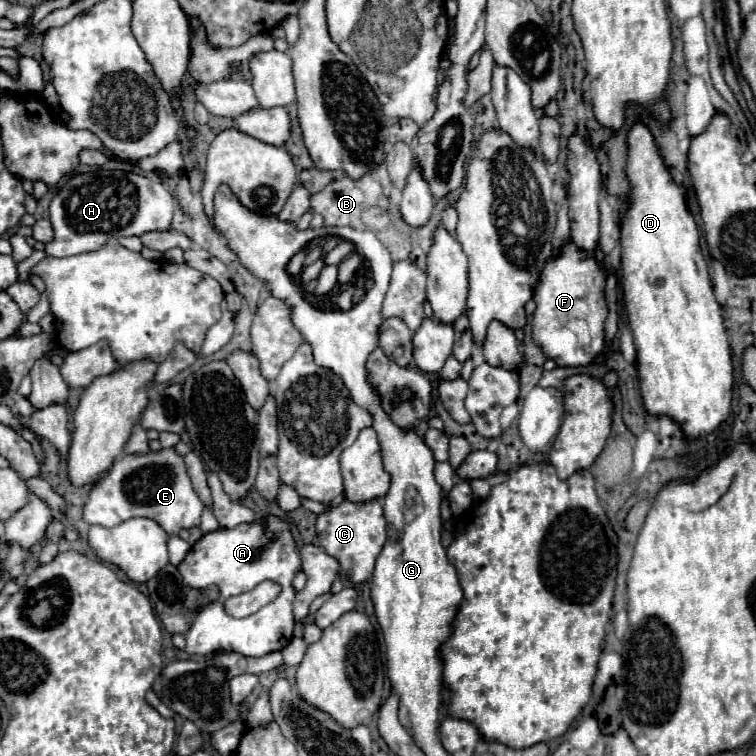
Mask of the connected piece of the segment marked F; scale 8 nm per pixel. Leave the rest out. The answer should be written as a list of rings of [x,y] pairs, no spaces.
[[[573,242],[565,244],[561,248],[561,254],[557,258],[549,258],[541,278],[537,282],[535,288],[535,314],[533,314],[533,338],[535,344],[539,344],[545,352],[547,358],[555,360],[557,366],[587,366],[591,364],[603,350],[603,340],[605,340],[605,318],[607,318],[607,304],[605,304],[605,274],[599,268],[599,264],[595,262],[593,256],[585,254],[583,250],[579,250]]]

